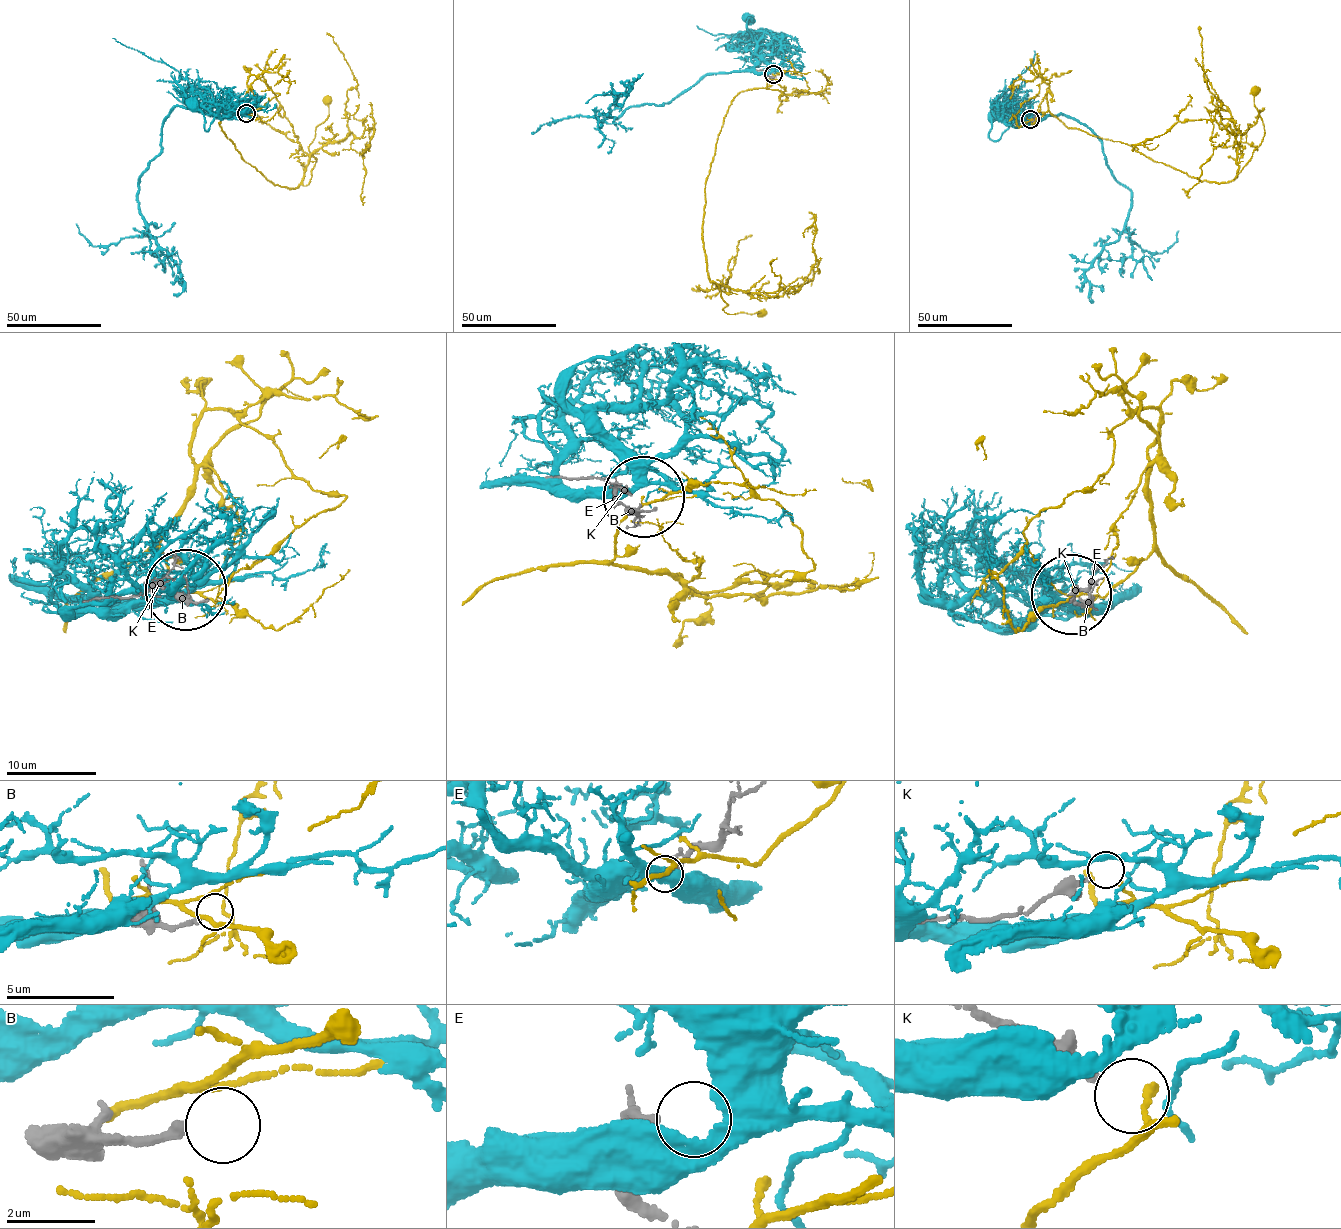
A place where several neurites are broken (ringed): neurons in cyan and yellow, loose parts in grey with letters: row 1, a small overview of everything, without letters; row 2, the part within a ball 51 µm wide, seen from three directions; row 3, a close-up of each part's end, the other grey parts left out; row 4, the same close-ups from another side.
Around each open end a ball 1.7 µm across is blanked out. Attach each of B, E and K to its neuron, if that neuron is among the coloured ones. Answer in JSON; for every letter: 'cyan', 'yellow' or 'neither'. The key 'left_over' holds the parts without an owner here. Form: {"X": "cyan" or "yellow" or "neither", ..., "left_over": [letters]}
{"B": "neither", "E": "cyan", "K": "neither", "left_over": ["B", "K"]}

